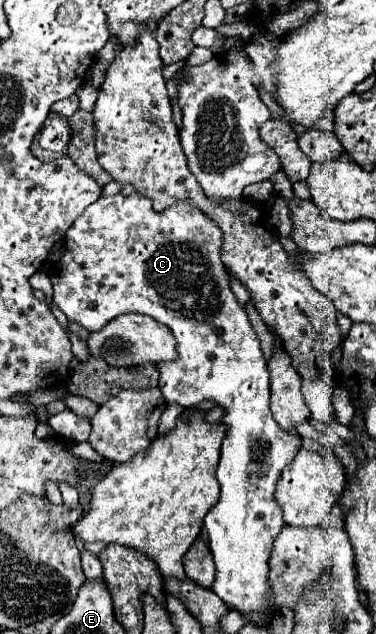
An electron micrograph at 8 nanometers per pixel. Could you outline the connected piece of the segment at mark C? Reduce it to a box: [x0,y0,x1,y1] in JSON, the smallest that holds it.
[51,192,301,612]

